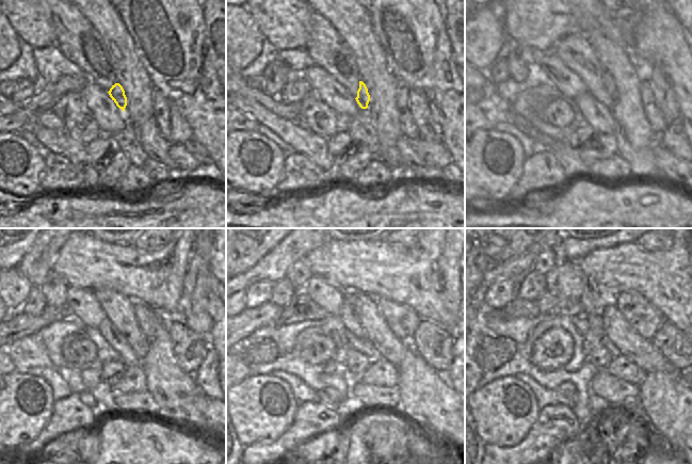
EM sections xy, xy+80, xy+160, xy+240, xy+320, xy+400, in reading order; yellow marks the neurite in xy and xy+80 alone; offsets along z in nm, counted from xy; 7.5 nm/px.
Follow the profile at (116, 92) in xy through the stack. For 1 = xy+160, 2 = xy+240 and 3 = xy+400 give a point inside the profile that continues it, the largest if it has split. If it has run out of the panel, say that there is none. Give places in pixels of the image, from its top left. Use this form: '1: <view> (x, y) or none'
1: xy+160 (608, 81)
2: xy+240 (149, 321)
3: xy+400 (639, 313)

